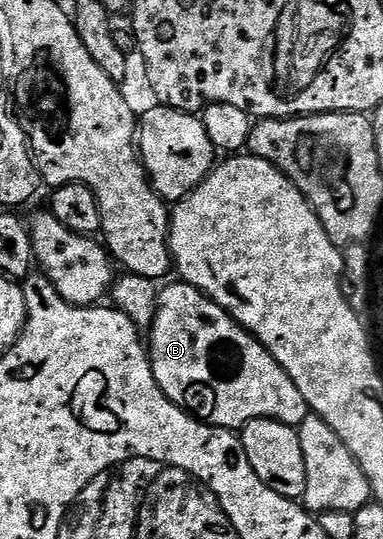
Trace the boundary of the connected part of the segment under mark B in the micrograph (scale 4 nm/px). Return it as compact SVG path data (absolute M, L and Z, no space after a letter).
M175 280L172 286L164 285L160 289L159 307L150 324L149 333L151 367L161 392L165 392L170 402L200 422L208 426L219 426L222 430L239 432L245 424L258 418L271 418L274 422L296 428L307 419L309 411L305 396L301 396L297 384L293 384L285 368L281 368L275 357L231 315L189 283Z

